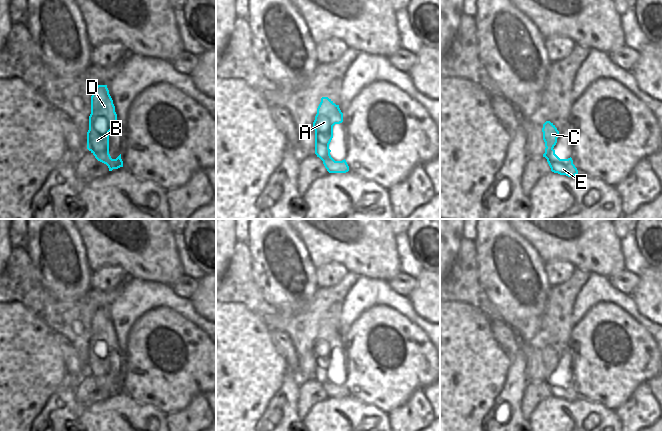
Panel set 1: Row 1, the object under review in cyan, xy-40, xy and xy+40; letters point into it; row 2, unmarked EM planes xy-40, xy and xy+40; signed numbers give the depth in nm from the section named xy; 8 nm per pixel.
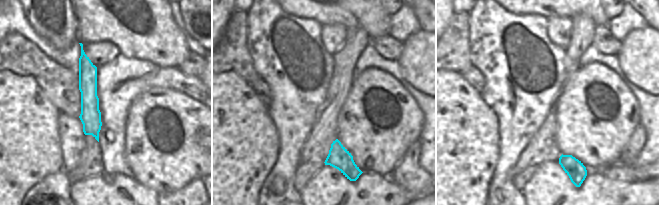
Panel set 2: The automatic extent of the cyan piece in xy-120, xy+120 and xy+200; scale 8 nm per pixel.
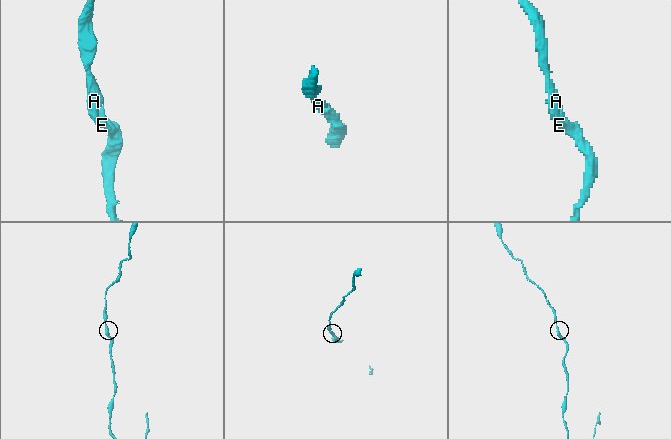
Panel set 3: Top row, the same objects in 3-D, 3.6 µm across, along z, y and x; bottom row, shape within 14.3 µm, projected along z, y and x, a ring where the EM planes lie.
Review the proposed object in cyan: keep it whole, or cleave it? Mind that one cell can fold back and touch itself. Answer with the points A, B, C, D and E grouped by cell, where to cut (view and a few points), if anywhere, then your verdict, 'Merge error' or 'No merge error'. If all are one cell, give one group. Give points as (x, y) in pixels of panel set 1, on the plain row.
Groups: A B C D E. No split. No merge error.

